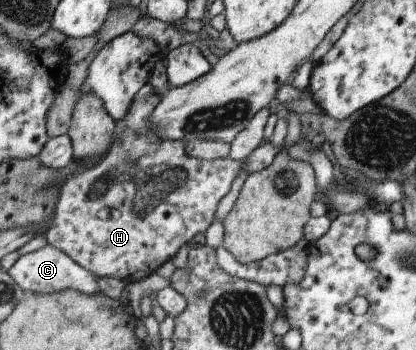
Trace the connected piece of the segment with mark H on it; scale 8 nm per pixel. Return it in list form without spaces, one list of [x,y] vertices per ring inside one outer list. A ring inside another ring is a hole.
[[[145,82],[143,87],[139,88],[139,91],[137,91],[131,100],[125,117],[122,120],[114,121],[113,139],[111,139],[111,145],[108,152],[94,165],[93,168],[81,172],[73,172],[64,180],[63,185],[60,187],[58,198],[54,203],[54,218],[52,219],[51,228],[47,228],[44,235],[47,244],[62,251],[65,255],[68,255],[75,263],[77,263],[77,265],[80,265],[85,269],[85,271],[95,274],[96,276],[106,275],[116,277],[126,285],[138,282],[149,274],[156,273],[157,269],[159,269],[163,263],[166,263],[169,259],[172,259],[175,256],[181,245],[188,243],[194,235],[197,235],[197,233],[204,233],[206,231],[214,219],[213,215],[219,200],[228,193],[231,183],[233,183],[233,179],[239,175],[241,169],[247,171],[247,176],[251,175],[251,173],[257,173],[257,171],[261,171],[261,169],[265,169],[265,167],[269,166],[273,162],[275,155],[280,151],[280,149],[277,149],[277,147],[273,147],[273,145],[268,143],[259,145],[256,149],[253,149],[251,153],[247,153],[245,157],[241,157],[241,159],[223,157],[222,159],[216,158],[203,160],[189,157],[189,155],[185,153],[185,142],[161,139],[161,137],[157,137],[157,135],[154,136],[148,131],[149,114],[160,100],[161,95],[155,93],[154,89],[147,82]]]

